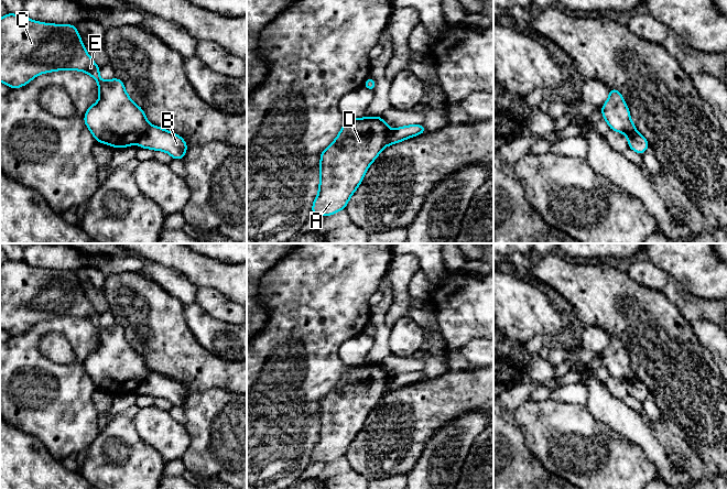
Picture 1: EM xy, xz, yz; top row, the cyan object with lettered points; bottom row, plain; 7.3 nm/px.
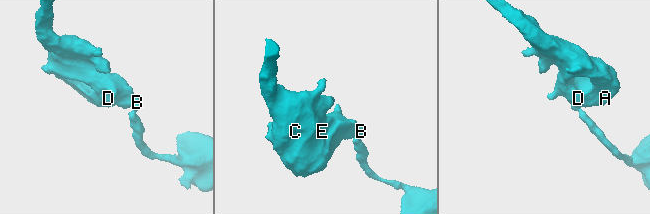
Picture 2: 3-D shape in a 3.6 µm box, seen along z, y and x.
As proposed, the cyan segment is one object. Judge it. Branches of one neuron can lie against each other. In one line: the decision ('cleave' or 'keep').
cleave

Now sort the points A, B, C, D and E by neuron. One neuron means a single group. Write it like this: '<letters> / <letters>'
A C D E / B

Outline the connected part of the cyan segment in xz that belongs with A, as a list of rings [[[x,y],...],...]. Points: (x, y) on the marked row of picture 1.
[[[379,116],[345,119],[337,138],[319,153],[321,182],[312,217],[328,217],[346,208],[370,164],[387,146],[390,131]]]

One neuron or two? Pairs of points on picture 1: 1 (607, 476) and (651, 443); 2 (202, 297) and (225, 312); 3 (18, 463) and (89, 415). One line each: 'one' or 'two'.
1: two
2: one
3: two

